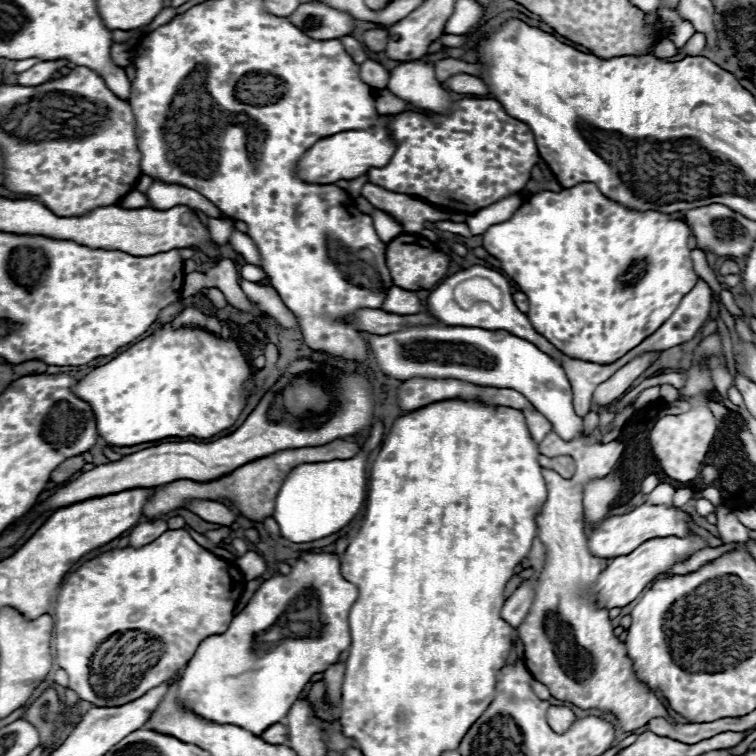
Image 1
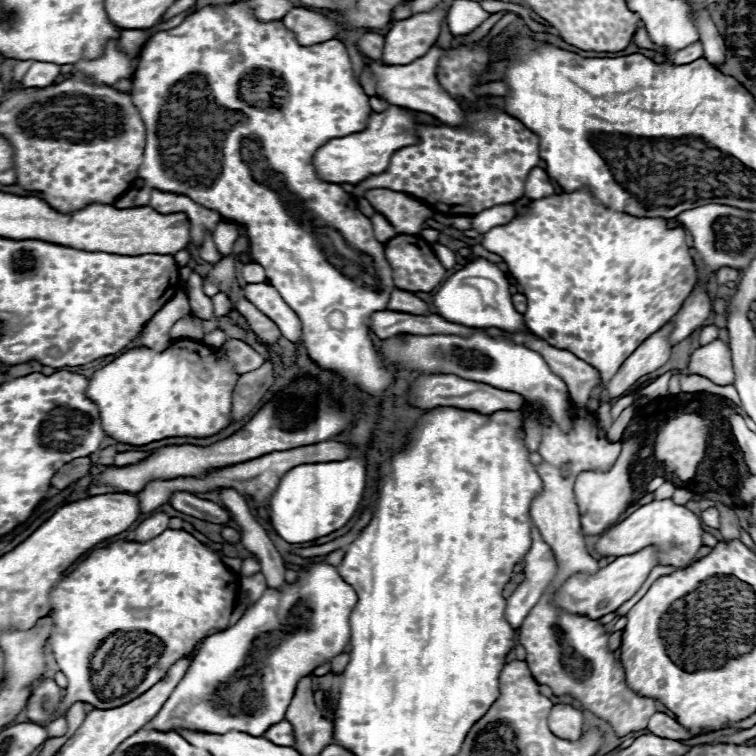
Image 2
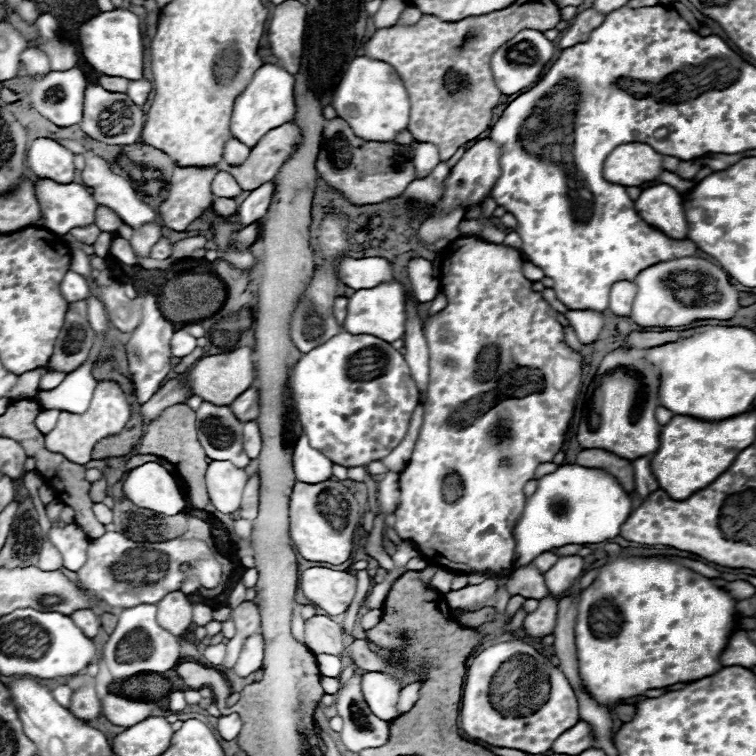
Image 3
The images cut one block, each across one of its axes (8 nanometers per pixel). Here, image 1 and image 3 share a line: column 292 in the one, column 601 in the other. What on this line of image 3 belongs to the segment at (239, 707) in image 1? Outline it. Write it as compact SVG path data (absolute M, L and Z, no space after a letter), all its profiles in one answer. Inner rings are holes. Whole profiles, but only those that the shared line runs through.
M606 542L606 562L598 568L596 580L580 592L576 652L580 676L592 698L608 708L616 702L640 696L652 688L678 682L692 682L722 670L720 654L736 630L736 600L710 578L670 558L632 556L614 542Z

